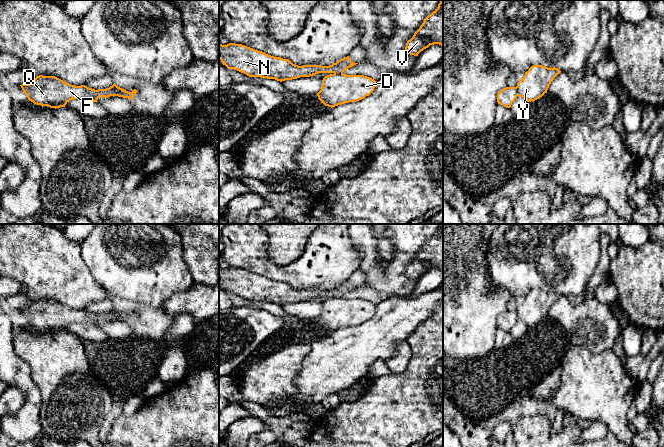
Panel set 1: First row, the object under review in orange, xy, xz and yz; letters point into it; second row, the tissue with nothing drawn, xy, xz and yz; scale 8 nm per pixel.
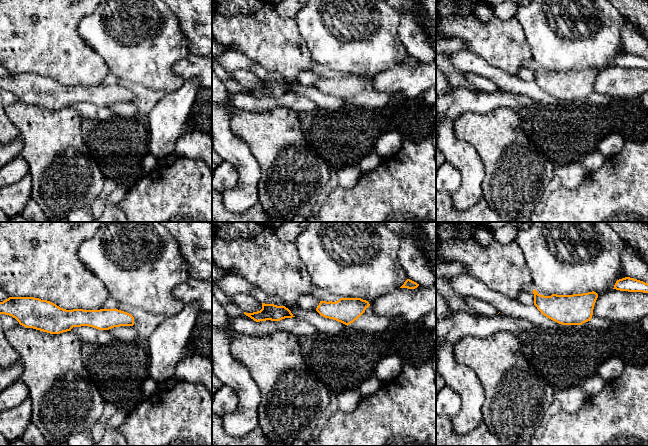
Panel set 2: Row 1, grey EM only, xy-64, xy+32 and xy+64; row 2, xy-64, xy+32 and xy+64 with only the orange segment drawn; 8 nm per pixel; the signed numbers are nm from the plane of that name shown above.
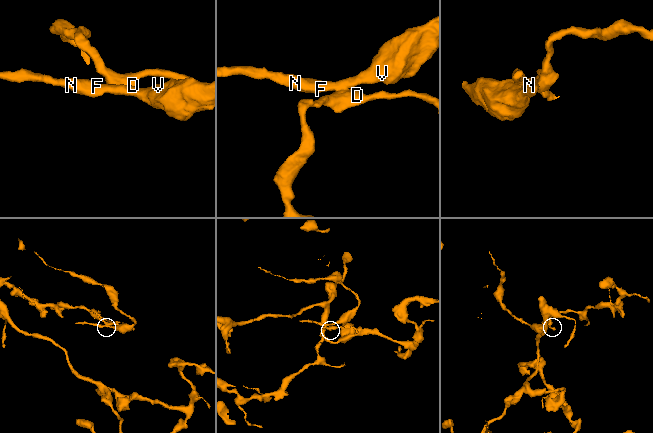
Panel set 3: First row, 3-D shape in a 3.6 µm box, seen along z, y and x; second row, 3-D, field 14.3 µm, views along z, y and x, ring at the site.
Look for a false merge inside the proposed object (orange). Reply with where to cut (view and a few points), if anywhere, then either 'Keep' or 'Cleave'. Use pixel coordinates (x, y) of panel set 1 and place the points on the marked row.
Split along xz (342, 72), (334, 74). Cleave

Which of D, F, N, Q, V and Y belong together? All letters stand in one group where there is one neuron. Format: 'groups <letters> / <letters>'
groups D Y / F N Q V

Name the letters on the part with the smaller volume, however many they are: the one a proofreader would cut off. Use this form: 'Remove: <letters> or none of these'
Remove: F, N, Q, V

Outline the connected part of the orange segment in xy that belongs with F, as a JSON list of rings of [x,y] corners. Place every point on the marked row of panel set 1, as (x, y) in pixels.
[[[39,75],[31,83],[20,86],[29,101],[55,109],[65,107],[72,99],[97,102],[99,97],[112,96],[106,89],[95,90],[85,85],[71,85],[55,76]]]

